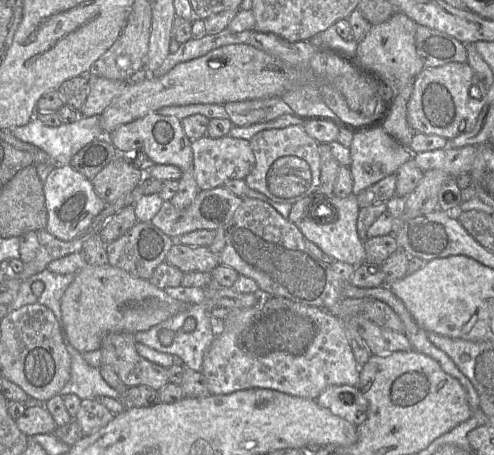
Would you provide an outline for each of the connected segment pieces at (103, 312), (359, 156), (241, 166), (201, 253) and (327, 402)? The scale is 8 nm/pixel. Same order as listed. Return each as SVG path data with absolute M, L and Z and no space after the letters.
M109 263L86 265L75 273L73 281L62 295L61 328L67 343L85 353L99 349L107 333L148 330L184 310L188 305L194 304L178 301L149 280L133 277Z
M371 127L353 134L350 146L350 171L353 179L352 194L357 196L367 187L395 174L399 167L413 157L408 148L398 143L383 128Z
M205 135L192 141L191 148L193 172L199 191L221 187L230 180L244 179L255 164L255 157L248 140L228 135L222 138L210 138Z
M174 242L166 255L165 262L178 268L183 273L211 273L219 264L218 257L207 246L186 246Z
M329 386L320 393L316 402L355 426L362 424L368 416L368 402L361 391L353 386Z

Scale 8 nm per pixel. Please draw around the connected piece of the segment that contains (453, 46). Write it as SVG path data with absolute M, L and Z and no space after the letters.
M417 25L416 50L425 68L440 67L447 63L466 63L466 45L456 38L435 29Z

